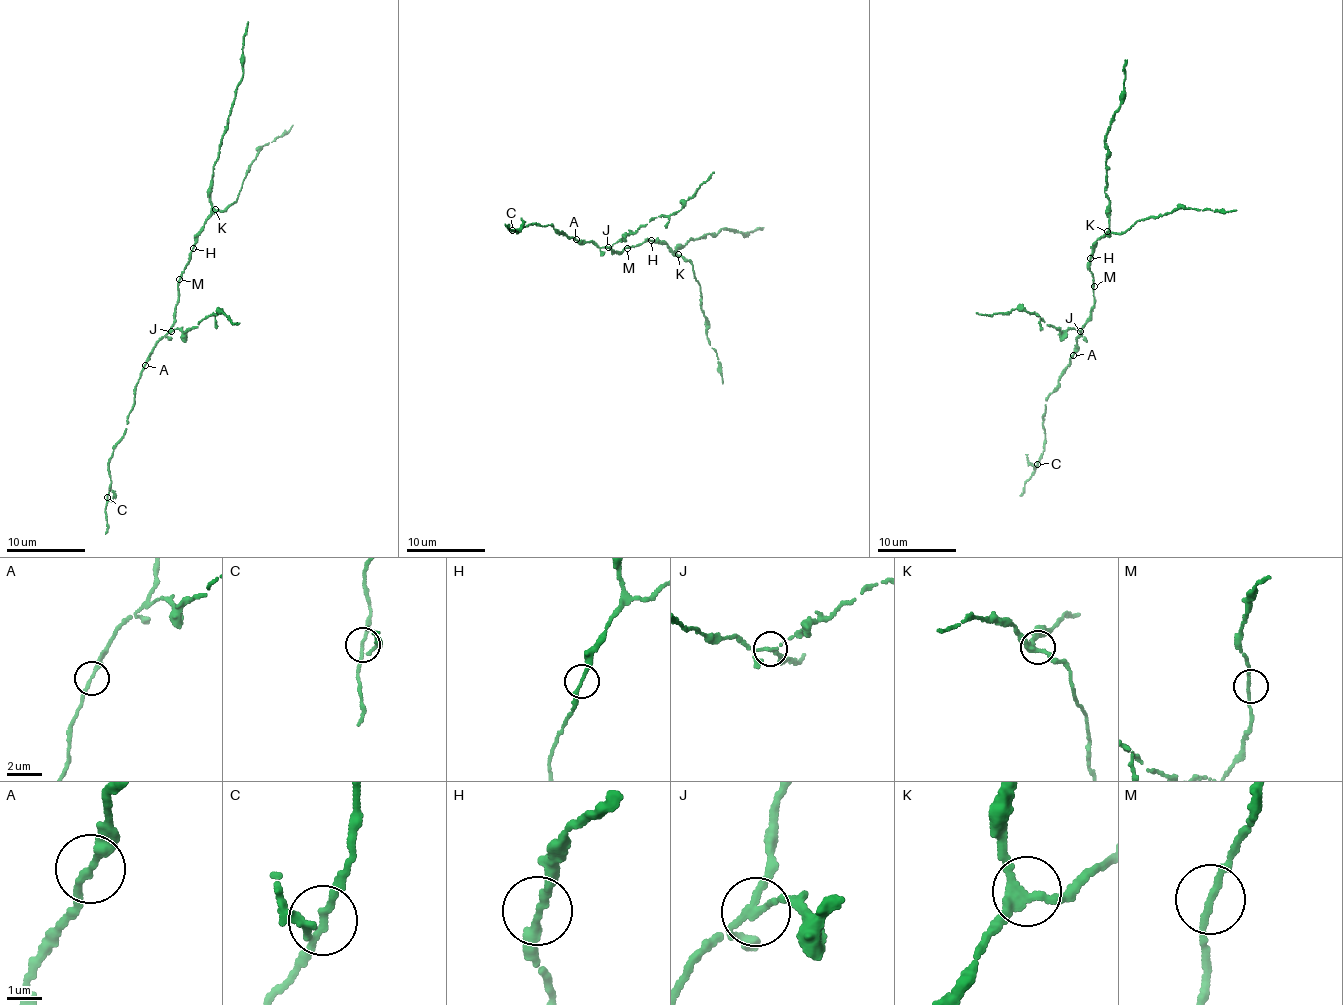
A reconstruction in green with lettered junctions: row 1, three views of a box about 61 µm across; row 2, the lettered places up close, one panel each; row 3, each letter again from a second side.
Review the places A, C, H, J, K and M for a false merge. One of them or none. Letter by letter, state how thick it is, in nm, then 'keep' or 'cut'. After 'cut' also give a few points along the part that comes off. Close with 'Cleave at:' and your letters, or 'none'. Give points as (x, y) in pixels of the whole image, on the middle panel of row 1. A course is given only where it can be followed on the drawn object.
A: calibre 220 nm; keep
C: calibre 160 nm; keep
H: calibre 200 nm; keep
J: calibre 180 nm; cut; course (607, 247), (659, 216), (672, 215), (681, 209), (714, 171)
K: calibre 280 nm; keep
M: calibre 190 nm; keep
Cleave at: J

